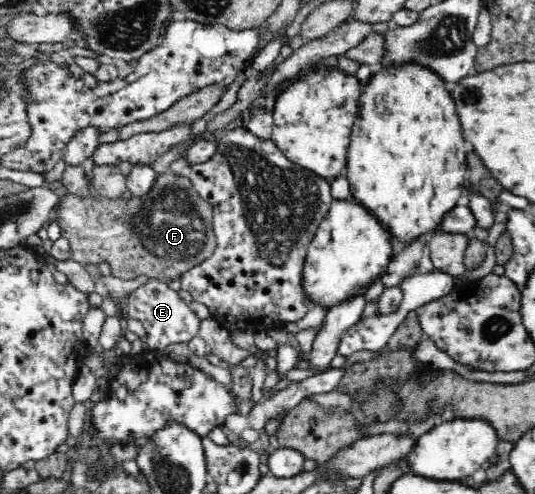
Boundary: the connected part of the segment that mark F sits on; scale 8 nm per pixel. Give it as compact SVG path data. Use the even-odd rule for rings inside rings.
M169 170L157 177L152 191L144 198L132 197L129 200L112 201L100 195L80 199L62 193L53 218L60 226L61 235L70 243L74 261L82 266L86 263L106 262L111 267L112 275L120 279L130 280L139 275L147 275L149 278L158 278L166 282L179 278L182 273L196 268L212 257L217 245L212 228L212 205L194 192L188 177L178 177Z

